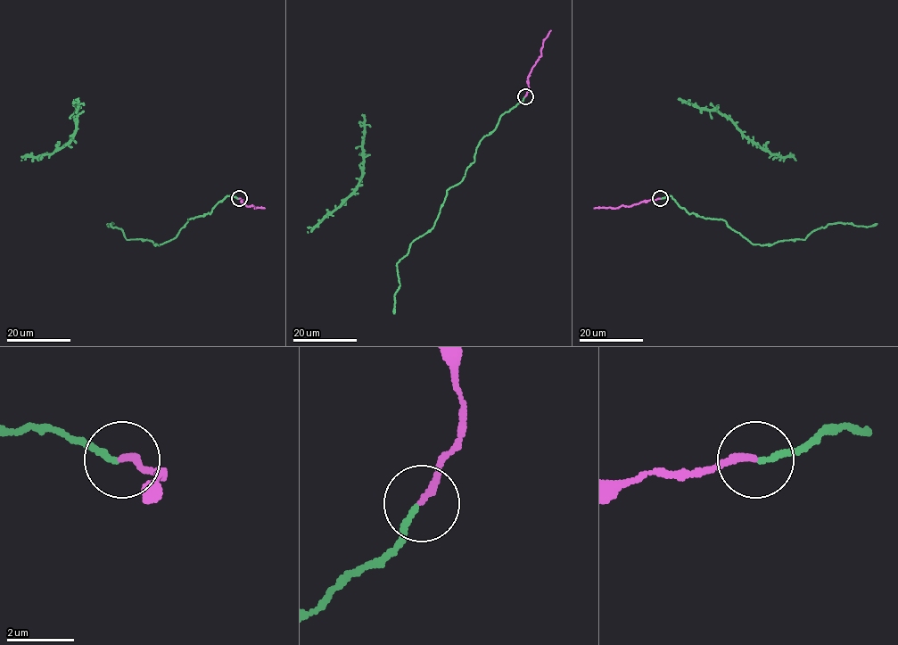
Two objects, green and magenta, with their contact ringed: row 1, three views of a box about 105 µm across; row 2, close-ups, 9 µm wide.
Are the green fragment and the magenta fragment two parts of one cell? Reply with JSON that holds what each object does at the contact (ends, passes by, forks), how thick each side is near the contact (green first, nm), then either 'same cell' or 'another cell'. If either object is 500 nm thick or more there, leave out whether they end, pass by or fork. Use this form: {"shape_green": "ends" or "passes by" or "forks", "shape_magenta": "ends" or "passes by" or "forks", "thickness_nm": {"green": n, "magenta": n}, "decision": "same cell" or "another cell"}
{"shape_green": "ends", "shape_magenta": "ends", "thickness_nm": {"green": 170, "magenta": 200}, "decision": "another cell"}

